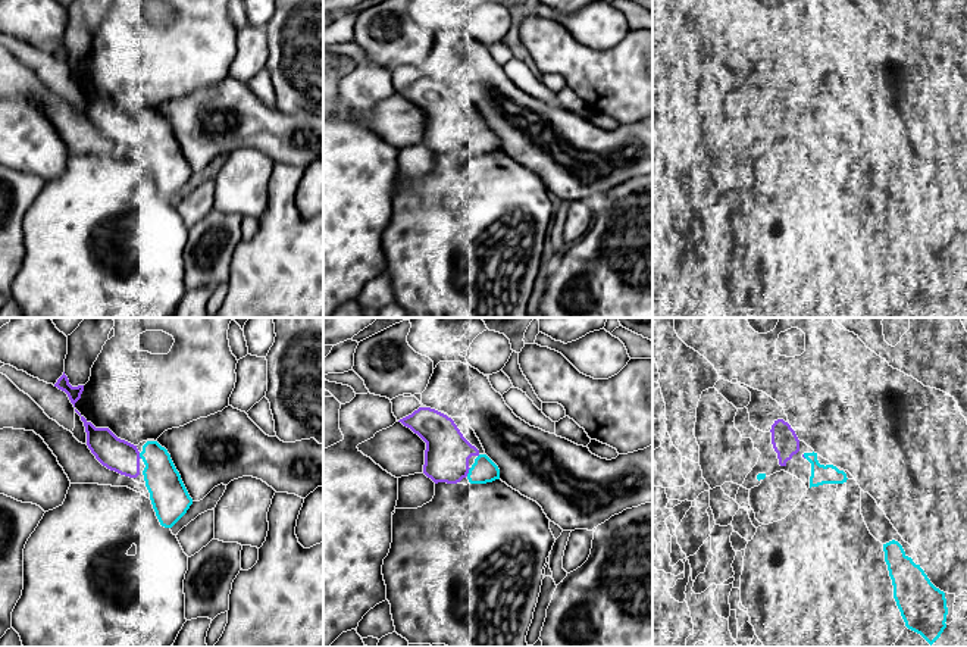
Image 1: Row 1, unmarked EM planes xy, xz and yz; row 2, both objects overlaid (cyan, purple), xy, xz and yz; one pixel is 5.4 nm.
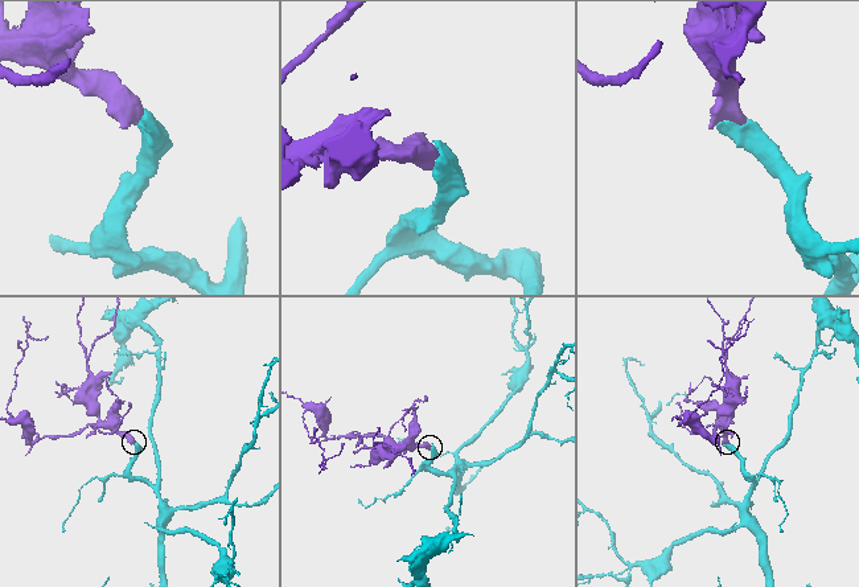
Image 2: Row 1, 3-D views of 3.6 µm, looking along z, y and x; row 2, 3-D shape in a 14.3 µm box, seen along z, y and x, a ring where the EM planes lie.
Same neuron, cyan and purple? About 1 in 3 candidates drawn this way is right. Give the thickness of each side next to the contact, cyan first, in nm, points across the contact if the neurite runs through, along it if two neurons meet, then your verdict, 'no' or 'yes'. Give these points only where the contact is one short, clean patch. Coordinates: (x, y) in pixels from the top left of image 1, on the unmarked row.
calibres 140 and 240 nm; yes

